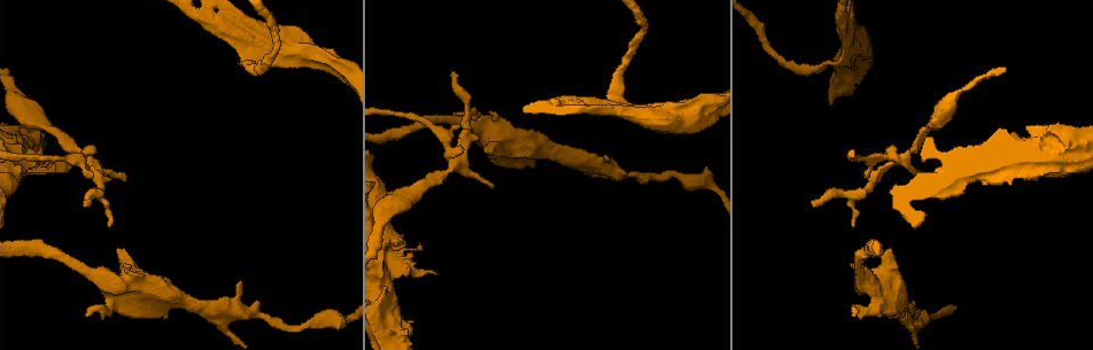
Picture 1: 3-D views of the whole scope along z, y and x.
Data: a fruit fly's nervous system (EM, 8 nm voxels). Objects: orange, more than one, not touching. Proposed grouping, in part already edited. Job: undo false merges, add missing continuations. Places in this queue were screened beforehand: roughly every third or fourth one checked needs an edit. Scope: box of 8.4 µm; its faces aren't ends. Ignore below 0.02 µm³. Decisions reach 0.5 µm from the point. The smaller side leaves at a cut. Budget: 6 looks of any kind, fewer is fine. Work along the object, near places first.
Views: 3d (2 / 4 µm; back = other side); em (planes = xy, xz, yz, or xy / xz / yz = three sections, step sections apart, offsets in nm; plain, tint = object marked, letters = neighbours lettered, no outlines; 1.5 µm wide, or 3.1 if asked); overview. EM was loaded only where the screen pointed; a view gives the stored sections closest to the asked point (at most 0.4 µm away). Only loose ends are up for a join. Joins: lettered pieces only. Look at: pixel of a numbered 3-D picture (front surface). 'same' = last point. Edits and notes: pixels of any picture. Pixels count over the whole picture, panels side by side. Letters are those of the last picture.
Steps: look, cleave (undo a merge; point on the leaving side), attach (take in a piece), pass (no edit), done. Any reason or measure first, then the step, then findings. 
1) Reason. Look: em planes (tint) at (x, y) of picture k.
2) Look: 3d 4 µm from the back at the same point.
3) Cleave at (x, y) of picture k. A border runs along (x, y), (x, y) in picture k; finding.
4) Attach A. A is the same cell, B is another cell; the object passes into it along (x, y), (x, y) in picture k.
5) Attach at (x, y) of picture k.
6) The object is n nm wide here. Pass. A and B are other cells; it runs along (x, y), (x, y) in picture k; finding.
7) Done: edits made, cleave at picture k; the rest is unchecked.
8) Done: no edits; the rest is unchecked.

Arms part here. Look: 3d 4 µm at (903, 156) of picture 1.

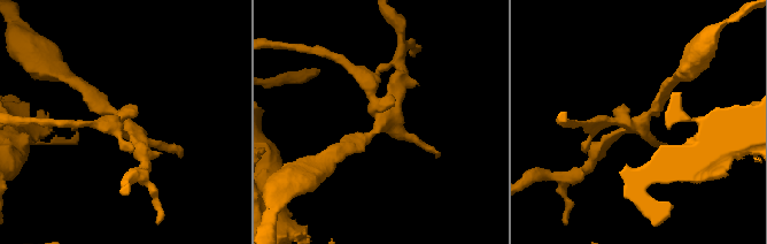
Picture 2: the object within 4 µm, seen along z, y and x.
Look: em xz step 4 (tint) at (125, 123) of picture 2.

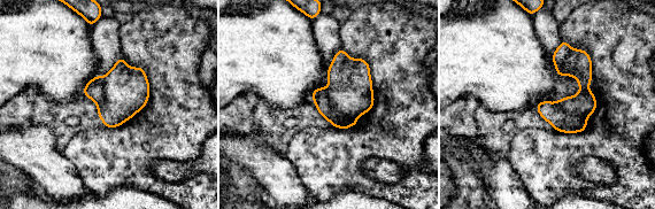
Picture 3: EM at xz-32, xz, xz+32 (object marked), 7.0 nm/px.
Cut it another way. Look: em xy step 4 (letters) at the same point.

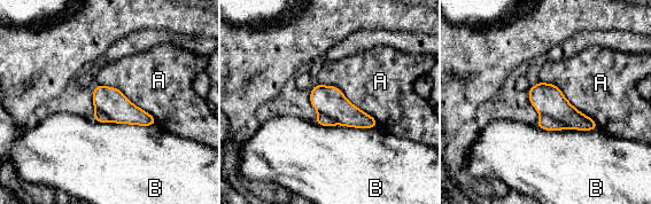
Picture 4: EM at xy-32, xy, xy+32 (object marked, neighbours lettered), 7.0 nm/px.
Cleave at (547, 123) of picture 4. A and B are other cells; a second neuron is stuck on.

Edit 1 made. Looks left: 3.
See it whole again. Look: overview.

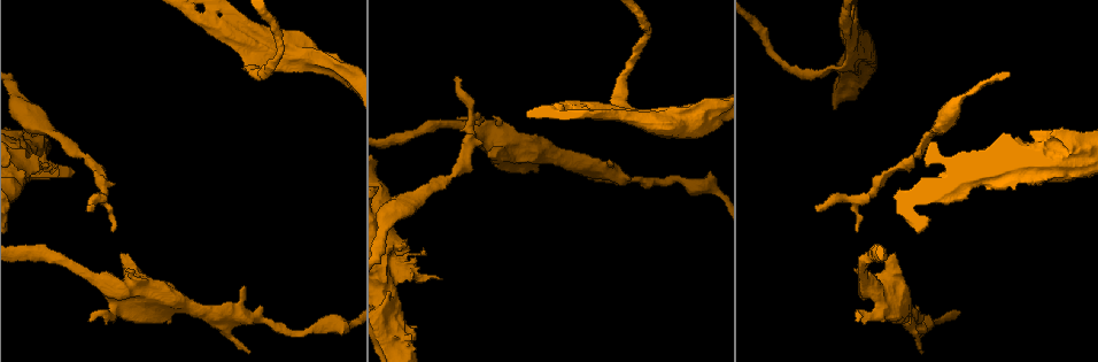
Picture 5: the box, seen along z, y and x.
Free end. Look: 3d 2 µm at (89, 203) of picture 5.

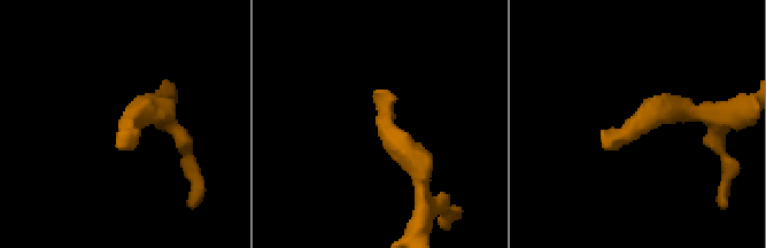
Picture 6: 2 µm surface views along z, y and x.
Look: em planes (letters) at (125, 131) of picture 6.

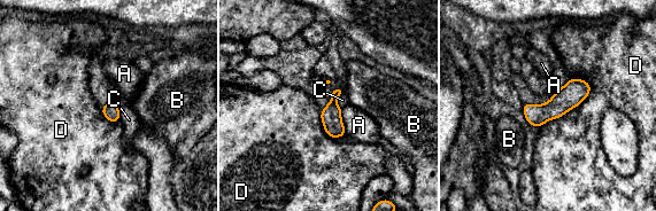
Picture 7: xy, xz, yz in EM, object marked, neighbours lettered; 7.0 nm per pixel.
Pass. A, B, C and D are other cells; a border runs along (591, 85), (577, 106), (539, 127) in picture 7; none of them fits.

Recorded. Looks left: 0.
Done: edits made, cleave at picture 4; the rest is unchecked.

